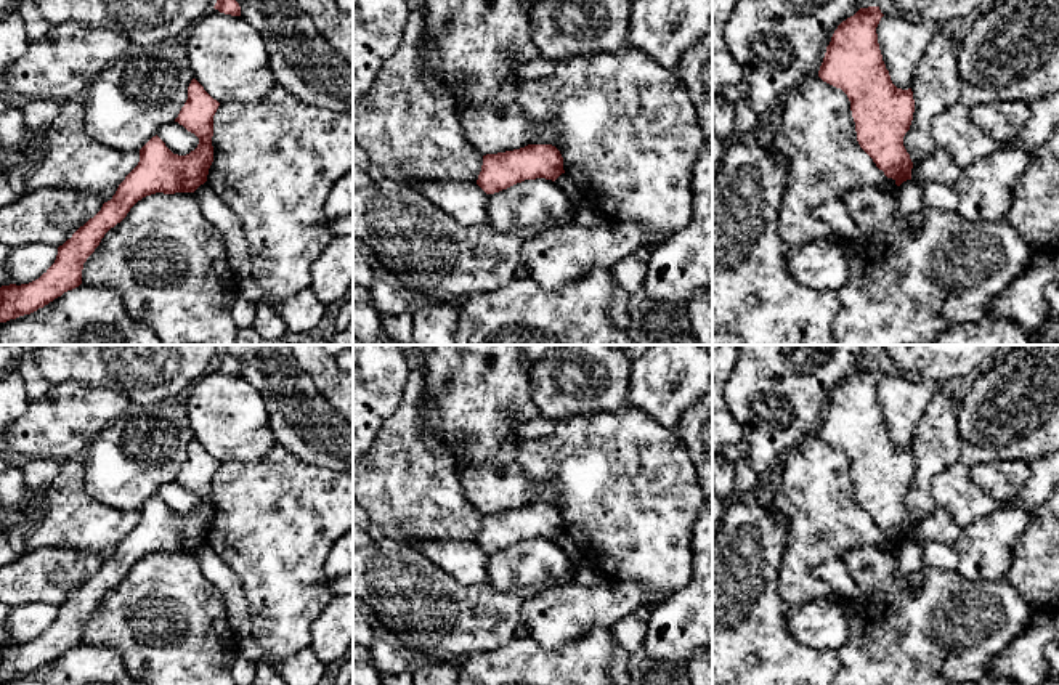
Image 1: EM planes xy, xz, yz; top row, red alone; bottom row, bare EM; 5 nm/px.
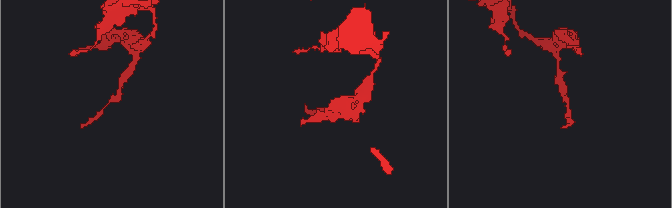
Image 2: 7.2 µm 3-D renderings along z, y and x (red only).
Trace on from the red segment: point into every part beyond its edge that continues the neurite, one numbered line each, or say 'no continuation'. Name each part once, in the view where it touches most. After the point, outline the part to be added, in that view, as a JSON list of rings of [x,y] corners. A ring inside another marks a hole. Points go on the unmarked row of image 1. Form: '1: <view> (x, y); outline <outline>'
no continuation

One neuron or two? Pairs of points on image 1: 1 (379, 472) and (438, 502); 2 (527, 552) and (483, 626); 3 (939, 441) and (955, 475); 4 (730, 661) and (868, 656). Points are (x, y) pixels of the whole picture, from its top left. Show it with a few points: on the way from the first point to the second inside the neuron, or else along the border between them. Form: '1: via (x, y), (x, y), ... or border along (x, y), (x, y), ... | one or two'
1: via (393, 480), (401, 480), (424, 501) | one
2: border along (541, 583), (507, 591), (493, 591), (485, 584) | two
3: border along (958, 459), (934, 477), (931, 486), (933, 499) | two
4: border along (835, 650), (839, 668) | two

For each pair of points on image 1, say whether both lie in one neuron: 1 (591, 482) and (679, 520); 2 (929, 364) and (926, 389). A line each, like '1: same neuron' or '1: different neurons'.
1: same neuron
2: different neurons

